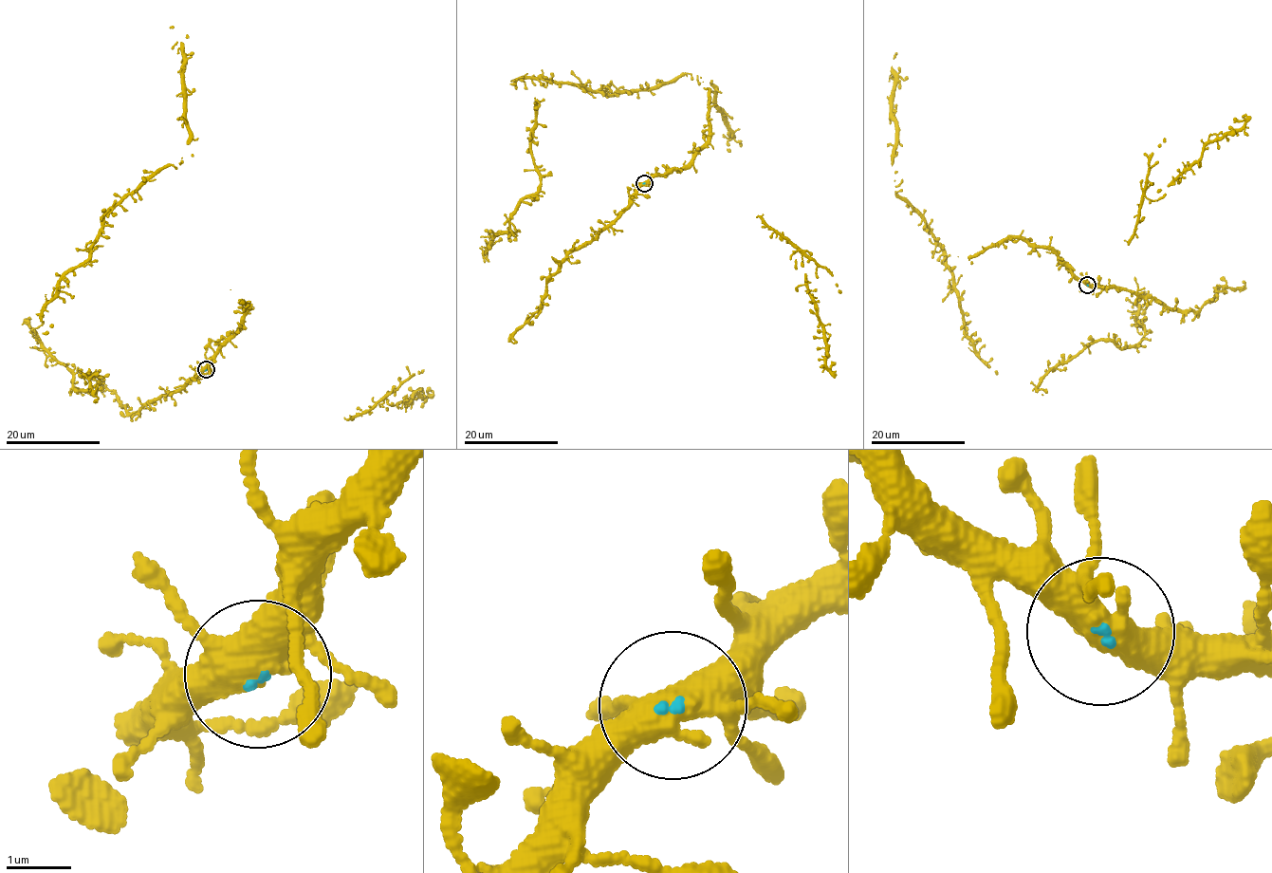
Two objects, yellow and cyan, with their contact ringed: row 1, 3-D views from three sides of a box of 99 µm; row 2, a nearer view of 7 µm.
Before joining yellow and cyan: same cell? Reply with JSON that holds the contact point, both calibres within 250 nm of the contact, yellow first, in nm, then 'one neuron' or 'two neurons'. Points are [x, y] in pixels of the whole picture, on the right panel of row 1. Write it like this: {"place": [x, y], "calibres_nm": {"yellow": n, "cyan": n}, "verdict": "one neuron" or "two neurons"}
{"place": [1087, 285], "calibres_nm": {"yellow": 440, "cyan": 70}, "verdict": "one neuron"}

